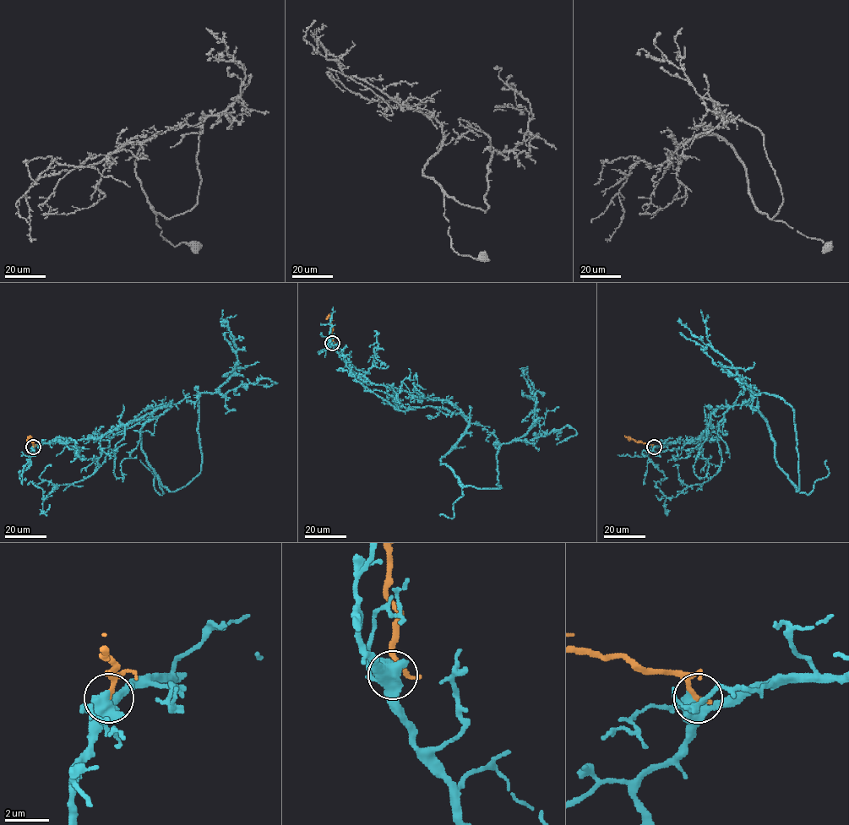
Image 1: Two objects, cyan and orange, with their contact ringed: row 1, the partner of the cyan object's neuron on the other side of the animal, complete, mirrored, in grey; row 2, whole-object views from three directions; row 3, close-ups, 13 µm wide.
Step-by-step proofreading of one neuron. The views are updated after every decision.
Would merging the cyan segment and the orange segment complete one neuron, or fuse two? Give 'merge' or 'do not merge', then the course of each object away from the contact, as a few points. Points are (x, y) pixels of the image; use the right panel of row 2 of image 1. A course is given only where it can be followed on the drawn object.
merge; course cyan (653, 447), (693, 442), (712, 414), (749, 404), (799, 489), (794, 409), (752, 393), (679, 318); course orange (654, 447), (628, 437), (629, 440)

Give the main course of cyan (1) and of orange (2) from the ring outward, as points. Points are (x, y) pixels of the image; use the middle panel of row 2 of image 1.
1: (332, 343), (459, 409), (440, 464), (480, 489), (536, 422), (519, 369)
2: (332, 343), (330, 317), (326, 318)

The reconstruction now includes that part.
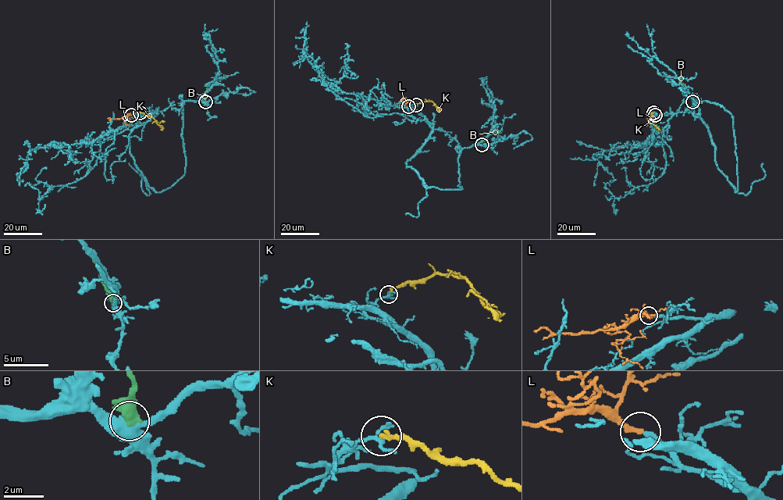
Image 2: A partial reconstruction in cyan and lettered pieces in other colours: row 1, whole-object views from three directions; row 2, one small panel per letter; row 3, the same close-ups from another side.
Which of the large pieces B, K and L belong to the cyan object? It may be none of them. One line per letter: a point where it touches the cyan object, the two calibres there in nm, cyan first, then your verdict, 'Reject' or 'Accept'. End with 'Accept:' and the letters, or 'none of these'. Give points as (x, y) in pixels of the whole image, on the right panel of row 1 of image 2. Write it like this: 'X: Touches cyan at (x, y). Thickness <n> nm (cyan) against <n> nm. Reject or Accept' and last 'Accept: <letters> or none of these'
B: Touches cyan at (692, 101). Thickness 400 nm (cyan) against 600 nm. Reject
K: Touches cyan at (653, 112). Thickness 130 nm (cyan) against 240 nm. Reject
L: Touches cyan at (655, 115). Thickness 200 nm (cyan) against 240 nm. Accept
Accept: L

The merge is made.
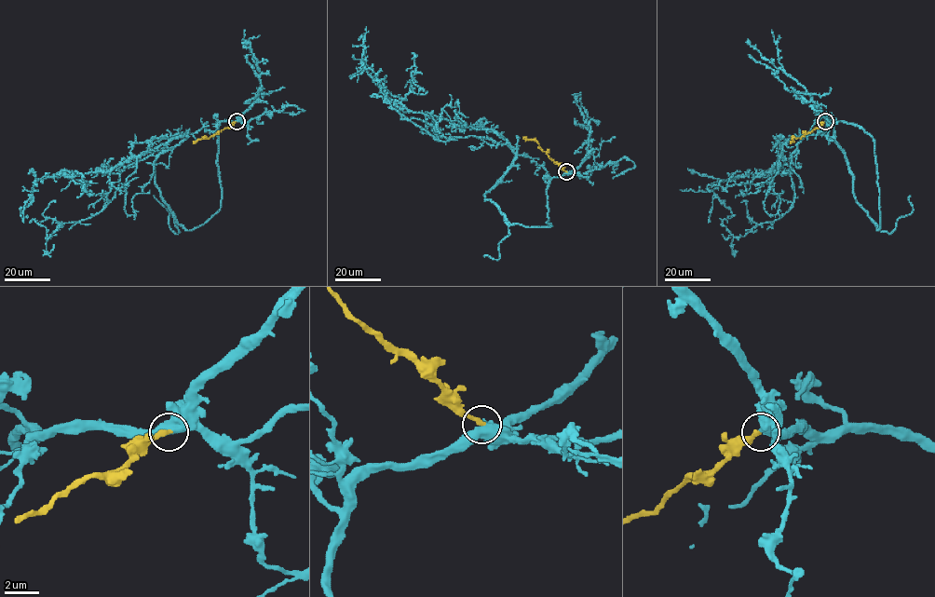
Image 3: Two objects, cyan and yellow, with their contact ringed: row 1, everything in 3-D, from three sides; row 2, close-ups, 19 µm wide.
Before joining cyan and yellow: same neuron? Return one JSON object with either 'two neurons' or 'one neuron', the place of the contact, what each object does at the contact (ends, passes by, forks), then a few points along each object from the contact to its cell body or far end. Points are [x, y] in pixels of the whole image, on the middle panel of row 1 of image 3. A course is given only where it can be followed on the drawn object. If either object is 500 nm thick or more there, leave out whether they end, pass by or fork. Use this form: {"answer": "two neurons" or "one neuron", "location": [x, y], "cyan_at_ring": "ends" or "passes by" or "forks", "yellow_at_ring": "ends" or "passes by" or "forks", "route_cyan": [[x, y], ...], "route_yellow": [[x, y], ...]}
{"answer": "one neuron", "location": [566, 171], "route_cyan": [[566, 172], [551, 226], [510, 223], [484, 199], [506, 140], [409, 111], [362, 60], [358, 82]], "route_yellow": [[566, 172], [535, 140], [523, 137]]}

